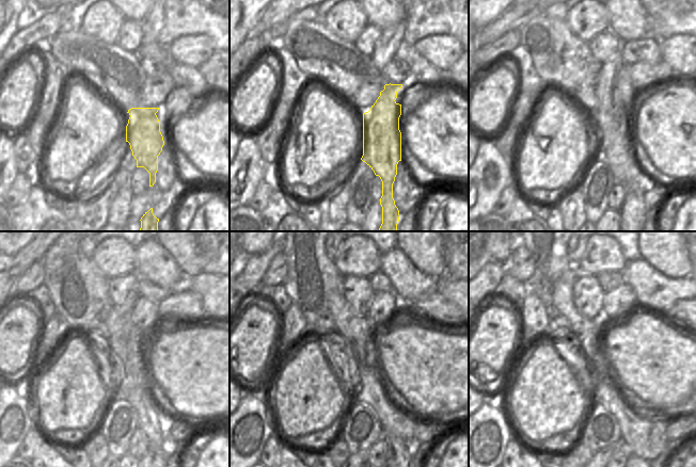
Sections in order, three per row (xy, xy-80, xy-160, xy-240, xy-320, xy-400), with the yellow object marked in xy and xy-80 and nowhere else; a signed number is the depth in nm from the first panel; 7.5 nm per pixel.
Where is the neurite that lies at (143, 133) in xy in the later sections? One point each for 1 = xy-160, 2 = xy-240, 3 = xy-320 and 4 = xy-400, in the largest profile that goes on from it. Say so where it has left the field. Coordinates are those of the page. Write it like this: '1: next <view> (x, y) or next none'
1: next xy-160 (626, 97)
2: next xy-240 (144, 312)
3: next xy-320 (384, 307)
4: next xy-400 (617, 303)

